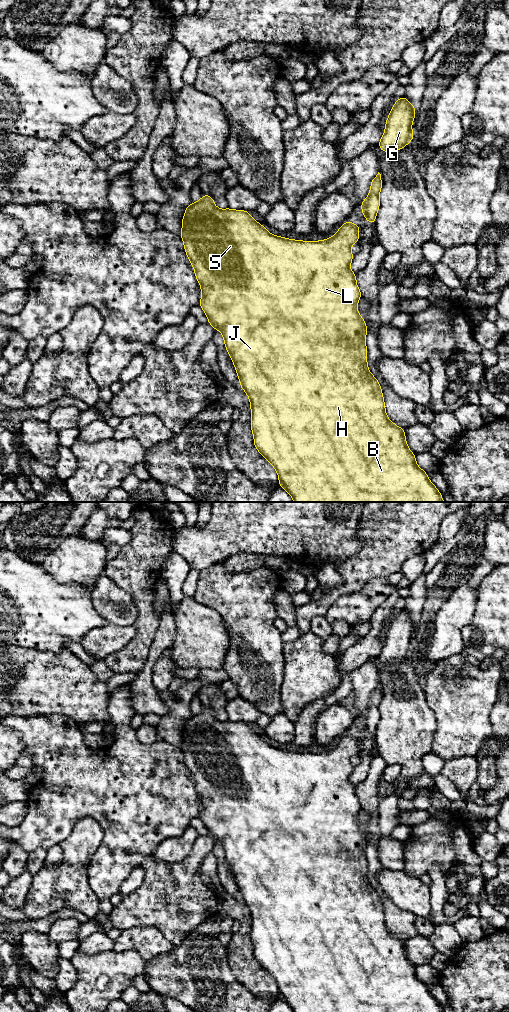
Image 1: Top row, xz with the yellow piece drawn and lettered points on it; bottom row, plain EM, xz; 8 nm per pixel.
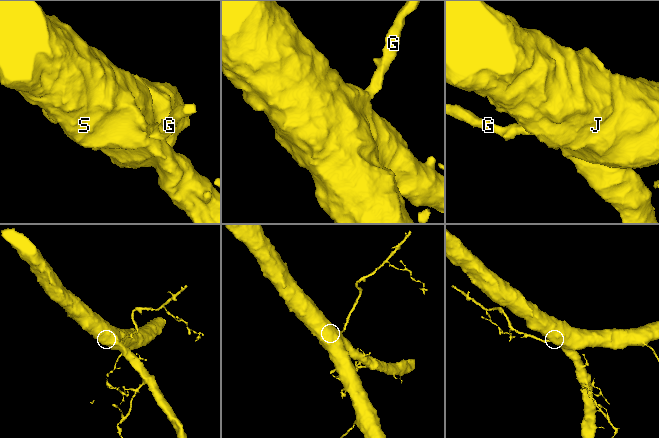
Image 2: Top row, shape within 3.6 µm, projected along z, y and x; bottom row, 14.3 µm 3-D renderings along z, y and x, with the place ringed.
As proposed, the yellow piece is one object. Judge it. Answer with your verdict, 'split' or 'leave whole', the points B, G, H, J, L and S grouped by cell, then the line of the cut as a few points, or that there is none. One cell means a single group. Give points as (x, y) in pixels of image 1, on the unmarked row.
leave whole; groups B G H J L S; cut none

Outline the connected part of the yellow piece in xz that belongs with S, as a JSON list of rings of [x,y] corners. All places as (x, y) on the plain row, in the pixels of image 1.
[[[202,707],[200,713],[191,715],[186,719],[186,724],[182,730],[182,744],[180,748],[184,755],[185,764],[195,782],[195,789],[200,795],[202,807],[199,818],[207,827],[208,835],[214,839],[215,843],[220,842],[222,844],[225,859],[234,875],[235,882],[240,892],[240,898],[249,909],[251,917],[251,941],[254,948],[254,957],[260,966],[276,981],[280,999],[286,1002],[293,1012],[443,1012],[440,1003],[428,991],[427,985],[418,979],[415,972],[416,967],[412,965],[407,958],[405,941],[396,938],[387,929],[380,896],[367,879],[367,859],[365,856],[365,849],[368,841],[364,831],[359,827],[357,821],[357,815],[362,806],[356,796],[356,786],[350,782],[350,776],[354,769],[350,763],[350,759],[352,756],[358,755],[359,737],[346,733],[334,748],[322,753],[292,752],[270,746],[262,736],[256,734],[247,723],[232,722],[230,720],[221,722],[214,717],[214,712],[210,707]]]

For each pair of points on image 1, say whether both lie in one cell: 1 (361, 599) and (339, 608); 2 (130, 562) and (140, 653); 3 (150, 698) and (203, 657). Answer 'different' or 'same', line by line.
1: same
2: same
3: different

